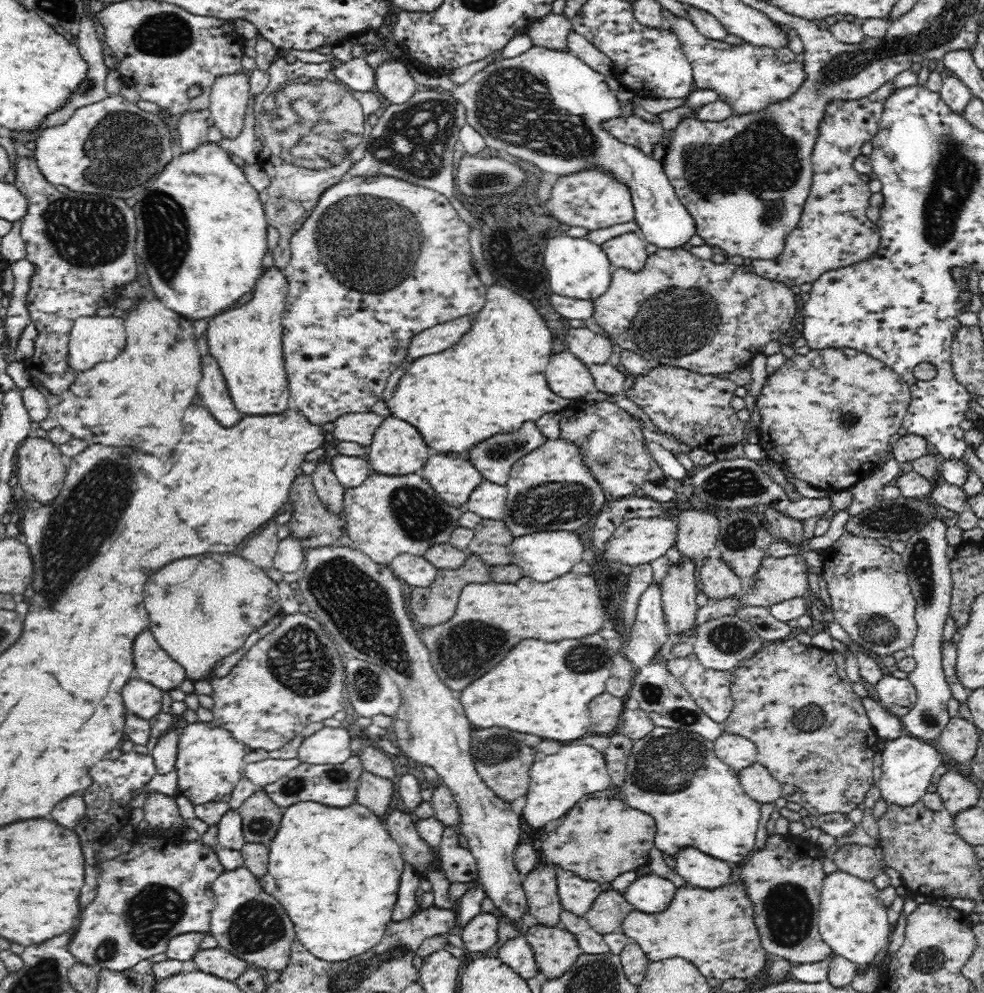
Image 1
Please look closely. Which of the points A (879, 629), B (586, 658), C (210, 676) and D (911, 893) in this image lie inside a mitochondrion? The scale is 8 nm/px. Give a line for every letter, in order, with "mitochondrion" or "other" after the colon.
A: mitochondrion
B: mitochondrion
C: other
D: other

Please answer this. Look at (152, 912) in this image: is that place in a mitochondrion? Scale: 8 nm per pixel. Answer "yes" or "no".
yes

